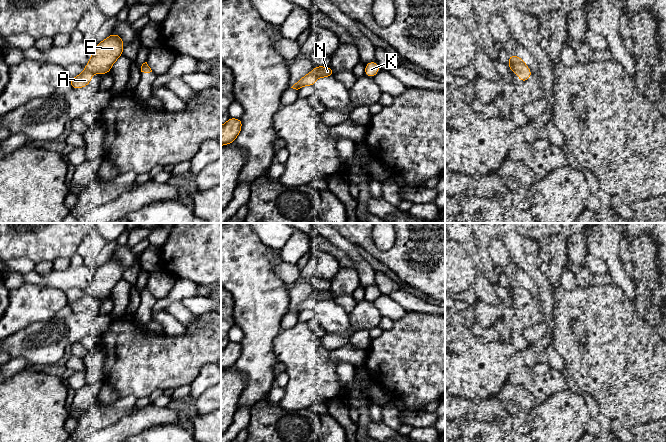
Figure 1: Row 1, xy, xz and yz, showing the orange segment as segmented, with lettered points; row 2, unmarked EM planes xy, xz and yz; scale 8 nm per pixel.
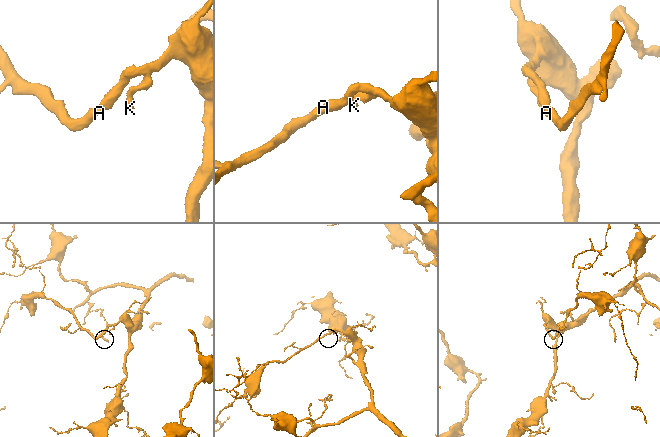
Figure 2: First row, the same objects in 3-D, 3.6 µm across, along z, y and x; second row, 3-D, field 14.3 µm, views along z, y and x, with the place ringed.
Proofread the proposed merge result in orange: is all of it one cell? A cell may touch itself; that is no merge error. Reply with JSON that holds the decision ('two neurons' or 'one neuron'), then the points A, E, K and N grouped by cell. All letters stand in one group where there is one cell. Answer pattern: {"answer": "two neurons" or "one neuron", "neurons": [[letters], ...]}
{"answer": "one neuron", "neurons": [["A", "E", "K", "N"]]}

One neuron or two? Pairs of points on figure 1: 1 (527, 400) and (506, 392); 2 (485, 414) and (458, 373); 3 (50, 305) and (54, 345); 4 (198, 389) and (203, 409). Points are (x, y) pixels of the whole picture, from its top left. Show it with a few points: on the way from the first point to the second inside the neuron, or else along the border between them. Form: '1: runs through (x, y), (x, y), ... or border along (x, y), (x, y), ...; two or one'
1: runs through (522, 399), (511, 393); one
2: border along (495, 395), (483, 398), (476, 404); two
3: border along (53, 318), (47, 321), (32, 322), (28, 325); two
4: border along (210, 386), (195, 400); two

